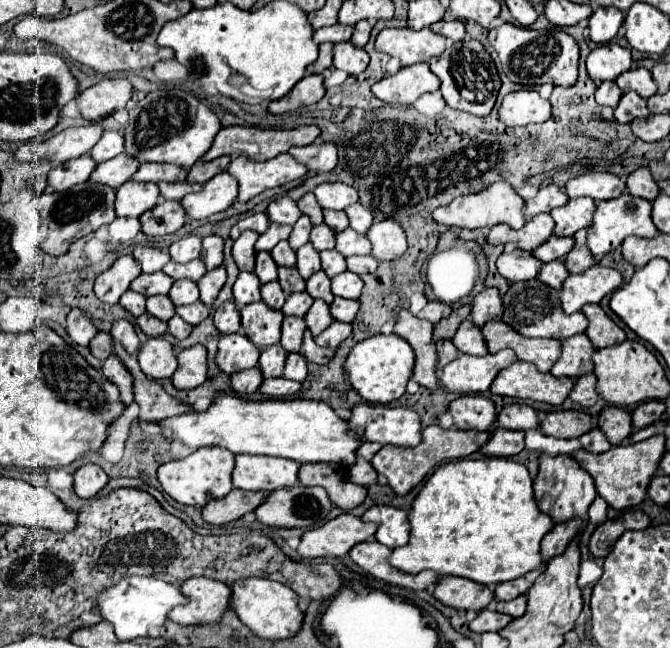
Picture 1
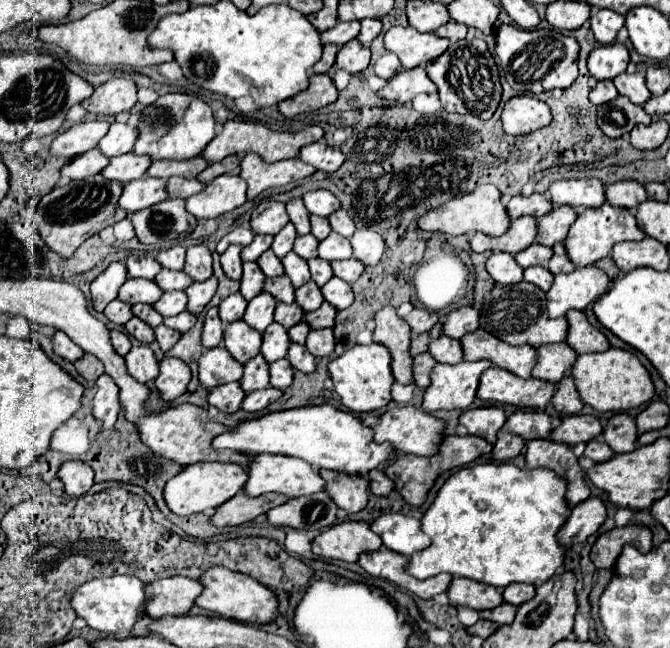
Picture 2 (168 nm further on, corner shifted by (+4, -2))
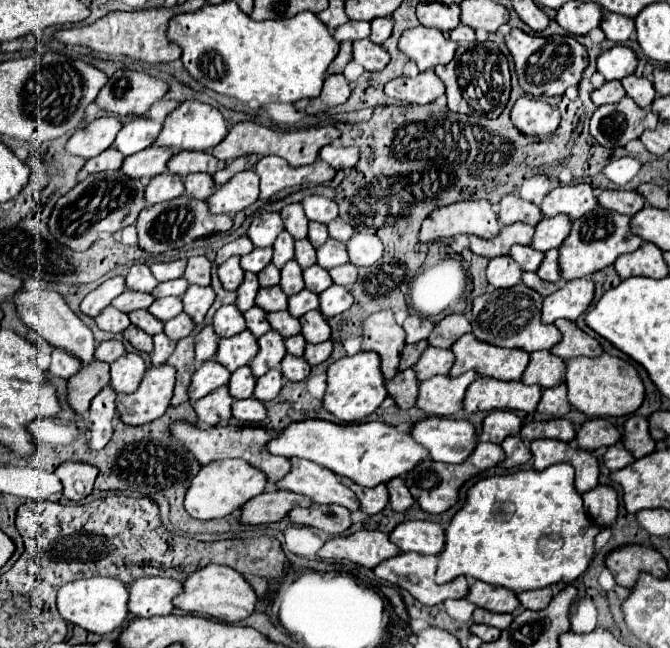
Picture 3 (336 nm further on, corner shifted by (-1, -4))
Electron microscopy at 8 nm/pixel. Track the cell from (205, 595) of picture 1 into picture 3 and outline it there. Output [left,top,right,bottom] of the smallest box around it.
[128,578,184,618]

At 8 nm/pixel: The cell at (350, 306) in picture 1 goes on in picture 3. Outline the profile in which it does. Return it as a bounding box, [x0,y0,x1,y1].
[300,310,332,344]

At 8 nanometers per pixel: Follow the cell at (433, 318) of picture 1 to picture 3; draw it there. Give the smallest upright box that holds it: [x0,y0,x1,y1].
[404,314,434,344]

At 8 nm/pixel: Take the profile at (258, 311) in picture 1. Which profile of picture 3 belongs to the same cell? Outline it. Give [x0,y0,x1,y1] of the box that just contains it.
[216,330,258,372]

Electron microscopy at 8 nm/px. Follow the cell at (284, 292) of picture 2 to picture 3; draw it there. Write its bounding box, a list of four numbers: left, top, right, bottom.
[256,286,288,312]

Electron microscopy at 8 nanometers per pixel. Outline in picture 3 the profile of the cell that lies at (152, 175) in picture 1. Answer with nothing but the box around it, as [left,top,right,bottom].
[168,152,226,176]

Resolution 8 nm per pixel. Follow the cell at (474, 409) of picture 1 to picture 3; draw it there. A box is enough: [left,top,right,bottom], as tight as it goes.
[482,410,522,444]

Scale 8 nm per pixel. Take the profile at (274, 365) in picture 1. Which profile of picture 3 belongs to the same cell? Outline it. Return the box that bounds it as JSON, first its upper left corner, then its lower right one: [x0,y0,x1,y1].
[228,366,256,400]

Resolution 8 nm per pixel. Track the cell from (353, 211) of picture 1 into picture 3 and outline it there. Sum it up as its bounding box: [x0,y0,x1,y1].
[328,218,354,242]

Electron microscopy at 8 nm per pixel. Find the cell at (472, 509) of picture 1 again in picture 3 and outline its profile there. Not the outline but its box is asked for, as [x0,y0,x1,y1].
[436,464,598,592]

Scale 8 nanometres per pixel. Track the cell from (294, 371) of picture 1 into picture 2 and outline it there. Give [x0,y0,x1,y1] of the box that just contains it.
[269,358,293,390]

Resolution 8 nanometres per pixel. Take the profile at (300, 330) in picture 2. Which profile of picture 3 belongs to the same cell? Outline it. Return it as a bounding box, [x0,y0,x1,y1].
[284,334,306,356]

